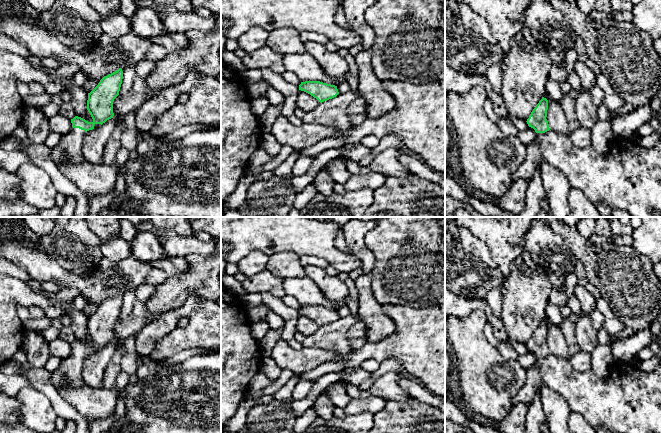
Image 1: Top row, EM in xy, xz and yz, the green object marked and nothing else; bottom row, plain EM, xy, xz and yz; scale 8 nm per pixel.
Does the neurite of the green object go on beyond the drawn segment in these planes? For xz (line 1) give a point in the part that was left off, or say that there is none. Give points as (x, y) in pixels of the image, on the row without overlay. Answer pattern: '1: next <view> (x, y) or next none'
1: next none

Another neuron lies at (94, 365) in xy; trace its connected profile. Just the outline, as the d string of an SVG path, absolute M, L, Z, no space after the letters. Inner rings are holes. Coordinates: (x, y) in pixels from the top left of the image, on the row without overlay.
M111 342L99 352L85 356L82 368L82 380L85 386L92 389L103 388L103 374L115 350L116 344Z

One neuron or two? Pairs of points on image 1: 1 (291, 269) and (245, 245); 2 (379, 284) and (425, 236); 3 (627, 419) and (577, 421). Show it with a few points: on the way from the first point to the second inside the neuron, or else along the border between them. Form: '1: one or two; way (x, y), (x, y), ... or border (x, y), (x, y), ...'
1: two; border (292, 251), (278, 252), (269, 257)
2: one; way (392, 274), (415, 249)
3: two; border (572, 411), (580, 414), (588, 422)

